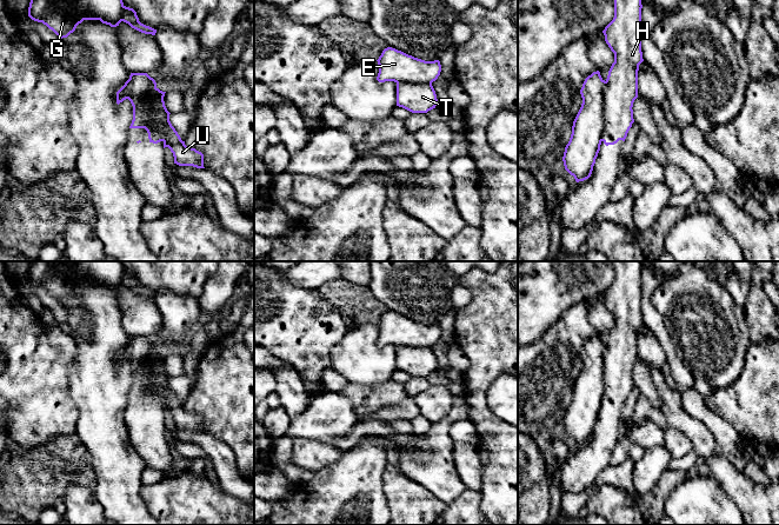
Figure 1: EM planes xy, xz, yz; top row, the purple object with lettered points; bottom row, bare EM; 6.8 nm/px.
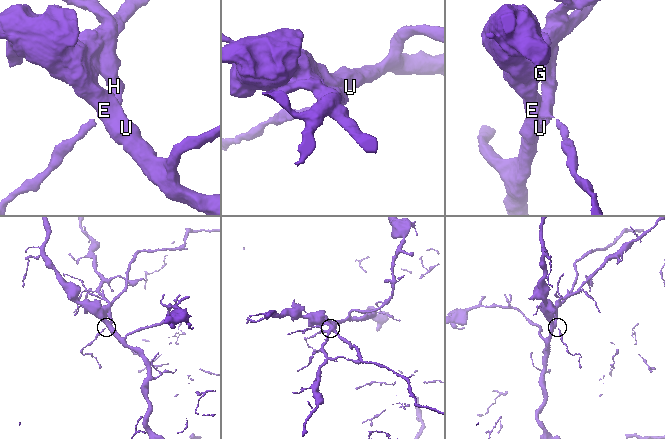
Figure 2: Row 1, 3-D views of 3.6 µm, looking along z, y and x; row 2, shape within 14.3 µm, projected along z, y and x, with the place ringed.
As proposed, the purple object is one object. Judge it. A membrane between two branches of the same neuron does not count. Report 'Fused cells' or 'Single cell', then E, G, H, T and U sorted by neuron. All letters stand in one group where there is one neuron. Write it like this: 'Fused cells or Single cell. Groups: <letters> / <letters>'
Fused cells. Groups: E G U / H T

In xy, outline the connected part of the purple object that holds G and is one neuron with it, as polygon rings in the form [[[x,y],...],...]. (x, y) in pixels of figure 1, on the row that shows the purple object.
[[[31,0],[28,16],[42,22],[62,39],[84,20],[100,20],[111,27],[119,26],[122,8],[122,0]]]

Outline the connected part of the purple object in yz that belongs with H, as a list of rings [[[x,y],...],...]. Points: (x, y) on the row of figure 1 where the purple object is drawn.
[[[614,0],[614,18],[602,31],[605,41],[614,53],[604,91],[604,133],[606,146],[625,141],[633,119],[633,102],[638,98],[638,71],[644,61],[641,52],[641,0]]]

